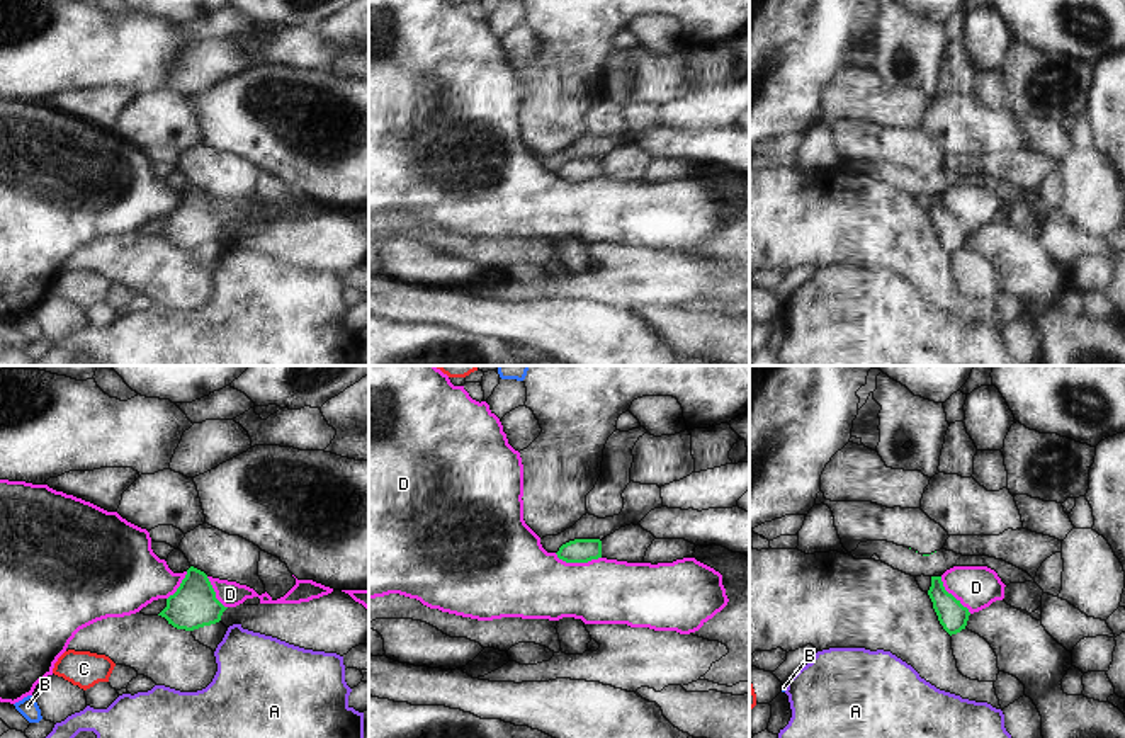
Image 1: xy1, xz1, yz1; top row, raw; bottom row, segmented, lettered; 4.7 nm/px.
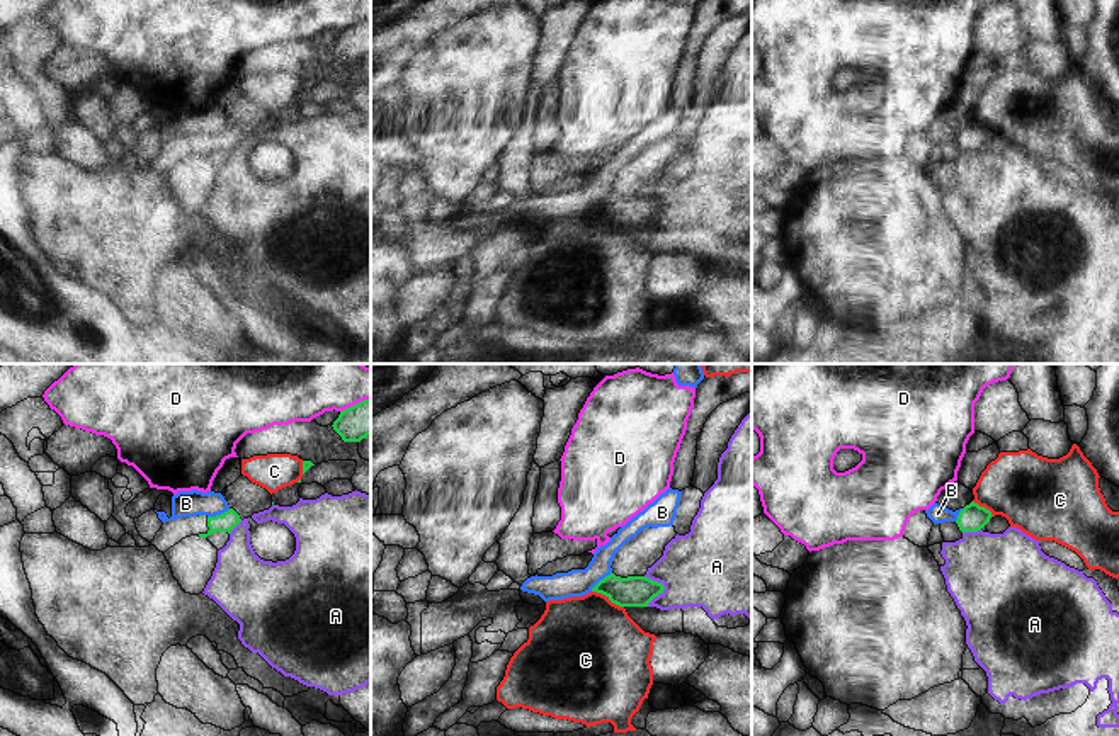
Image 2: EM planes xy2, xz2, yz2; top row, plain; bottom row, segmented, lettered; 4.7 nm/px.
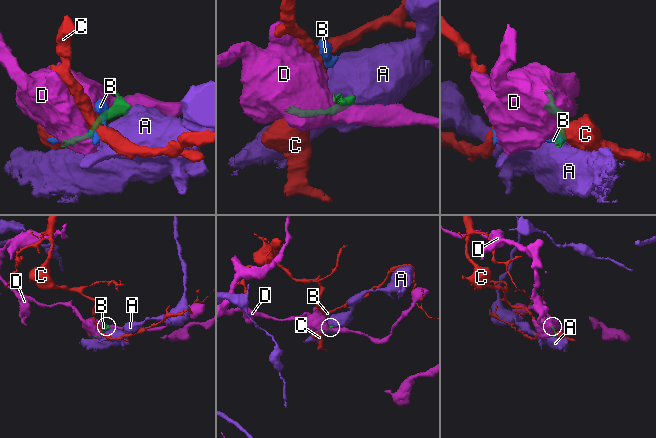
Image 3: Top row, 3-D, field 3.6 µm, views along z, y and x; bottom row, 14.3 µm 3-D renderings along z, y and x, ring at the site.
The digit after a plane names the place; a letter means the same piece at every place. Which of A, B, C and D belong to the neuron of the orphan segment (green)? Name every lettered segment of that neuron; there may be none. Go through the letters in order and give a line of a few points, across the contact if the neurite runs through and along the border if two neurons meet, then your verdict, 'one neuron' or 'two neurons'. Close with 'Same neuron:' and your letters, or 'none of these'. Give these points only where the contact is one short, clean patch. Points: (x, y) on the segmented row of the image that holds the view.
A: two neurons
B: line xy2 (230, 509), (208, 517); two neurons
C: two neurons
D: line xz1 (554, 553), (566, 562), (600, 558); two neurons
Same neuron: none of these

